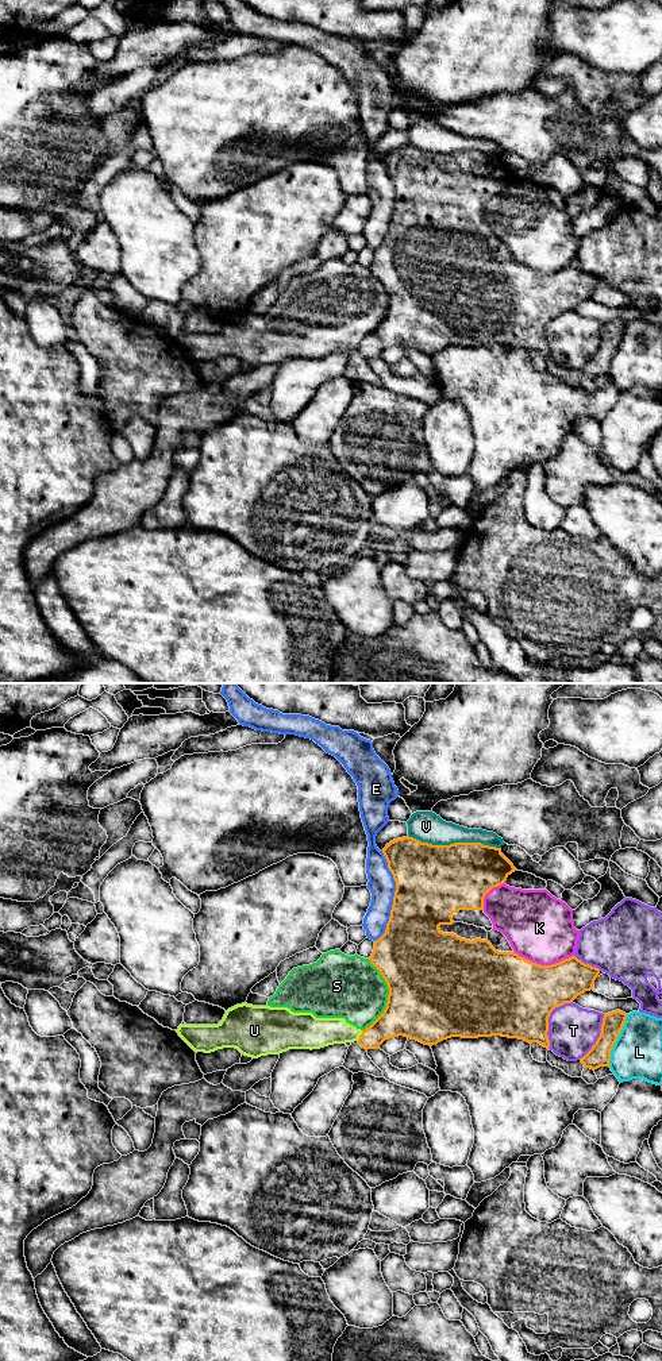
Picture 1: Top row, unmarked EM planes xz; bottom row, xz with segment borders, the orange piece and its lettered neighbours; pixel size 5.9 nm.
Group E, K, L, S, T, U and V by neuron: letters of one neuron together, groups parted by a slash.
E / K / L / S U / T / V

